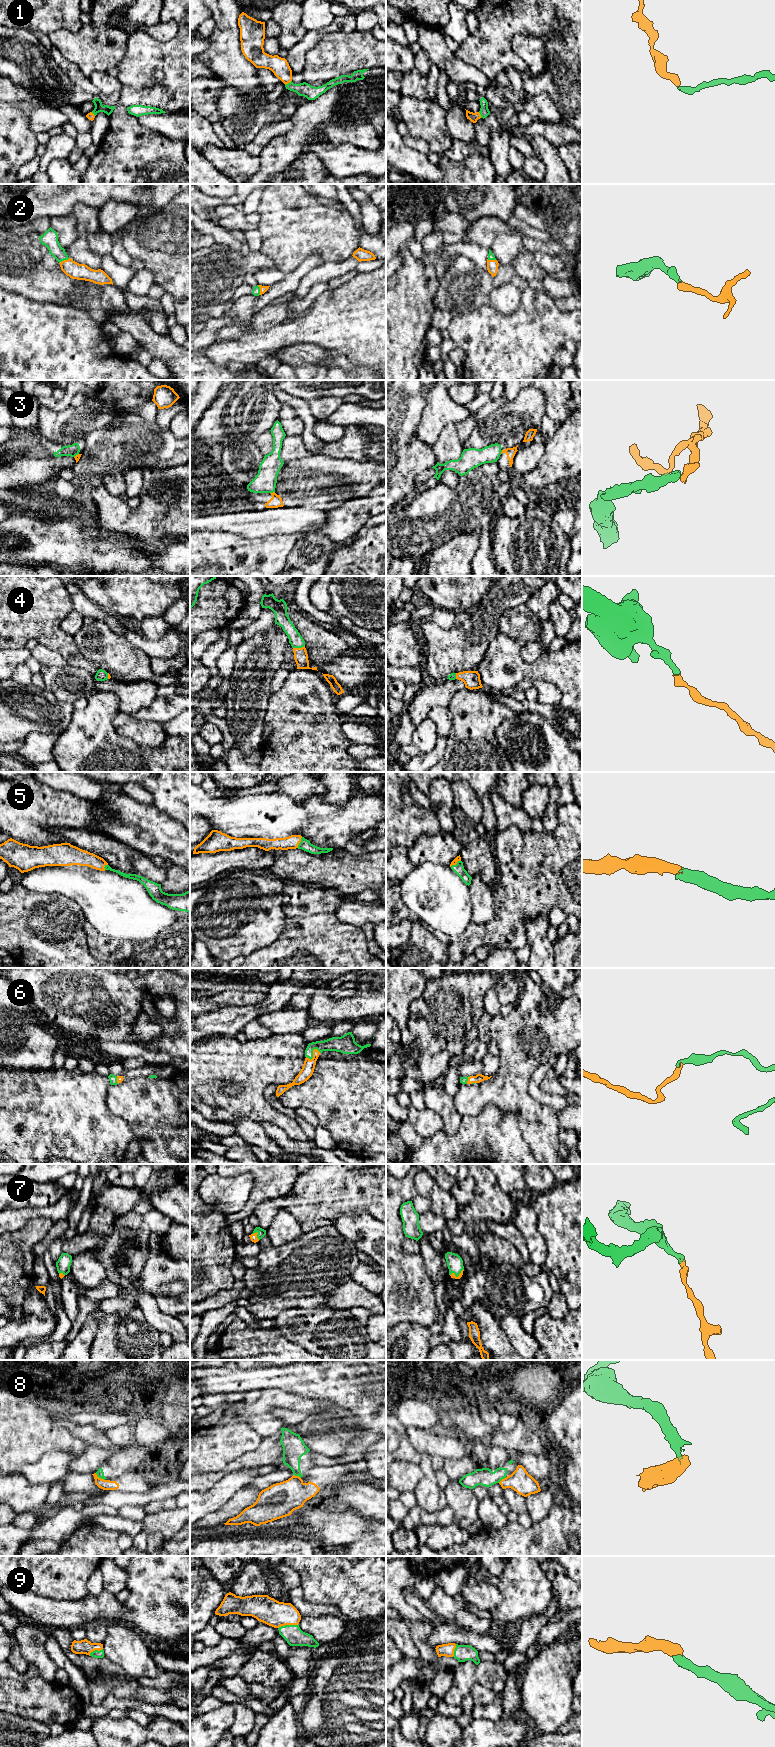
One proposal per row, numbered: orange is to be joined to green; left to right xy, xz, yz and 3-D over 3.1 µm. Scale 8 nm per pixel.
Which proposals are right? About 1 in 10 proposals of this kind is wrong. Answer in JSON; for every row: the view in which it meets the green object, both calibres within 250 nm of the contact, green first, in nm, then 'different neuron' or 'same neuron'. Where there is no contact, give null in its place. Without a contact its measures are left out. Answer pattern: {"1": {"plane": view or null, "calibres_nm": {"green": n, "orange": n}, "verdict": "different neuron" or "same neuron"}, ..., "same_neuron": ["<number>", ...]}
{"1": {"plane": "xz", "calibres_nm": {"green": 110, "orange": 150}, "verdict": "same neuron"}, "2": {"plane": "xy", "calibres_nm": {"green": 130, "orange": 140}, "verdict": "same neuron"}, "3": {"plane": "xz", "calibres_nm": {"green": 180, "orange": 100}, "verdict": "different neuron"}, "4": {"plane": "xz", "calibres_nm": {"green": 110, "orange": 110}, "verdict": "same neuron"}, "5": {"plane": "xz", "calibres_nm": {"green": 90, "orange": 110}, "verdict": "same neuron"}, "6": {"plane": "xz", "calibres_nm": {"green": 130, "orange": 100}, "verdict": "same neuron"}, "7": {"plane": "xz", "calibres_nm": {"green": 60, "orange": 60}, "verdict": "same neuron"}, "8": {"plane": "xy", "calibres_nm": {"green": 60, "orange": 80}, "verdict": "different neuron"}, "9": {"plane": "xz", "calibres_nm": {"green": 150, "orange": 220}, "verdict": "same neuron"}, "same_neuron": ["1", "2", "4", "5", "6", "7", "9"]}

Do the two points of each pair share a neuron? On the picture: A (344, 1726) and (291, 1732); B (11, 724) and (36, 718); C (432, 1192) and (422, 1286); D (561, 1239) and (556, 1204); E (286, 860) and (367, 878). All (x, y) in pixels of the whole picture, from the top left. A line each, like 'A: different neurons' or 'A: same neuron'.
A: different neurons
B: same neuron
C: different neurons
D: same neuron
E: same neuron

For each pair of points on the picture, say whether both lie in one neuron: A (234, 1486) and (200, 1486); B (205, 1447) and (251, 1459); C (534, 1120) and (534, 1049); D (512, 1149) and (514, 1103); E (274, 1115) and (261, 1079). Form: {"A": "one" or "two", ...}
{"A": "two", "B": "two", "C": "one", "D": "two", "E": "one"}

